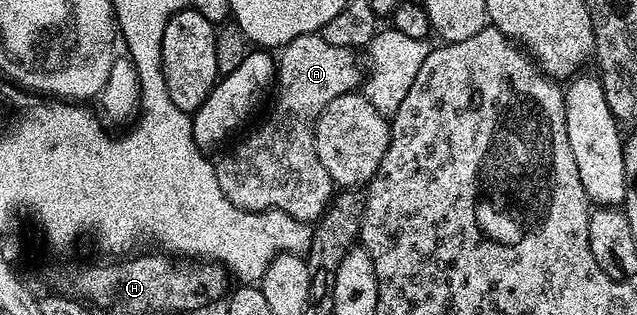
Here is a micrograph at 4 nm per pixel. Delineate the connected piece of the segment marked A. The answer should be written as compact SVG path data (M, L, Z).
M320 33L298 36L282 47L276 63L274 95L276 103L268 114L268 119L249 136L240 142L221 162L215 163L218 184L225 196L243 210L280 210L289 218L297 218L301 224L319 223L328 203L332 201L334 183L332 177L322 168L314 144L316 117L334 100L334 96L351 94L361 85L362 68L356 63L357 55L346 48L326 44Z

